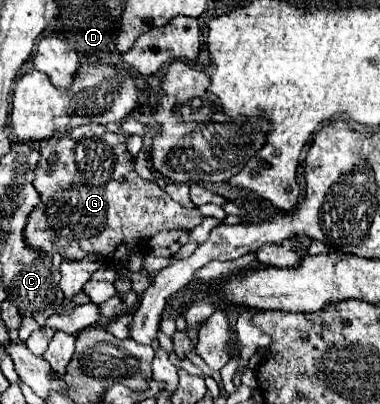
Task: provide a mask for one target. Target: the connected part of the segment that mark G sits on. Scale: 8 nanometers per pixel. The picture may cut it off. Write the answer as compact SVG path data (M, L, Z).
M81 125L39 143L41 161L33 185L41 193L41 203L27 221L27 245L45 253L59 251L69 261L97 253L105 263L121 265L129 253L143 253L145 243L159 231L193 229L205 219L197 207L185 209L155 181L141 179L125 141L121 133L111 133L103 125Z

